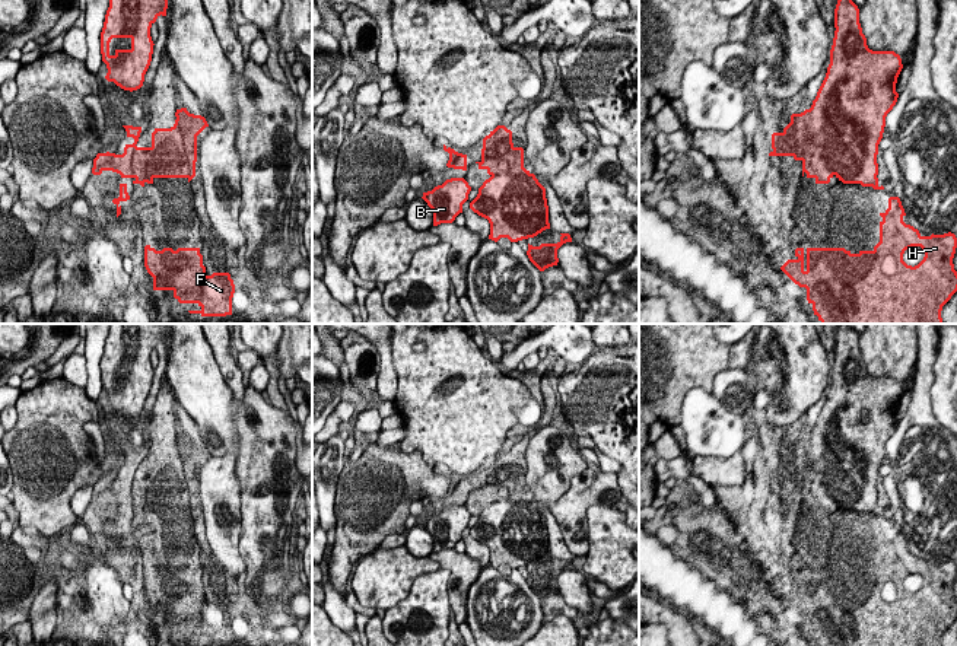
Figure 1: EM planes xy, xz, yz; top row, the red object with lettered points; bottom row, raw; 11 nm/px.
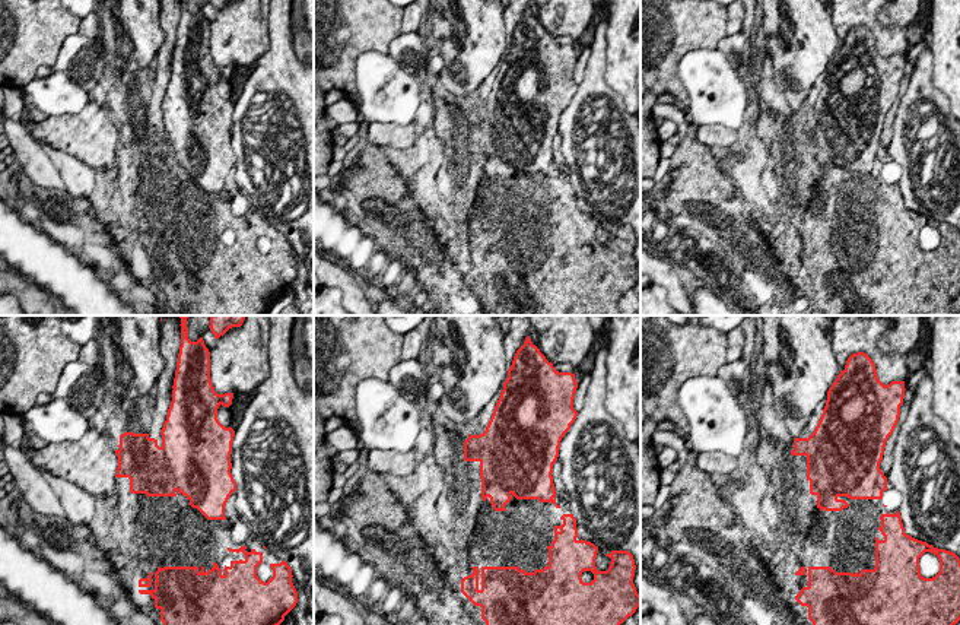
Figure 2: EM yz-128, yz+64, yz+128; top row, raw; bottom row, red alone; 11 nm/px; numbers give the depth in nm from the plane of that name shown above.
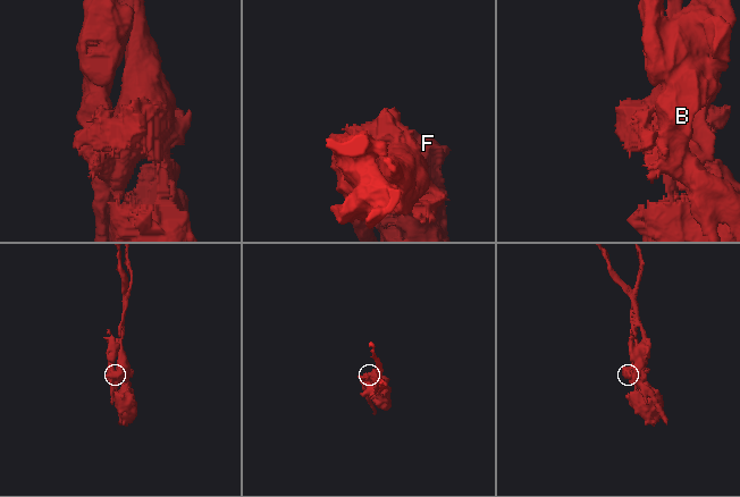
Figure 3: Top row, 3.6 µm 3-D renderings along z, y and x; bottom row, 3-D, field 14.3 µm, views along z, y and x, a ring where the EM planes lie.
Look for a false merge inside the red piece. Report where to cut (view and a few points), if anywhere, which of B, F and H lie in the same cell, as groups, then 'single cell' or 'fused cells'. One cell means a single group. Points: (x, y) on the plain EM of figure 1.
cut in yz along (807, 461), (817, 468), (820, 486), (833, 500); B / F H; fused cells

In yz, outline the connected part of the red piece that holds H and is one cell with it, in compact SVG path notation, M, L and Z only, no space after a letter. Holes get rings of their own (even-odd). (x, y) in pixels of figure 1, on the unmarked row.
M890 524L888 535L880 542L880 569L872 577L852 580L845 575L797 575L797 585L788 586L780 596L807 615L807 627L818 646L942 646L942 633L957 618L956 561L922 563L903 548L906 540L899 524ZM912 573L921 573L925 580L915 594L903 588L904 577Z

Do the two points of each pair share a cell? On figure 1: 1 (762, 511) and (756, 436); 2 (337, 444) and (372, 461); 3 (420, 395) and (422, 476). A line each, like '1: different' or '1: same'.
1: same
2: different
3: different

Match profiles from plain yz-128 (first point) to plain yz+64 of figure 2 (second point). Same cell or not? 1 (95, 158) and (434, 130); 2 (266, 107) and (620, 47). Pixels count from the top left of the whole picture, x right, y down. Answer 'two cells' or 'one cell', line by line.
1: two cells
2: two cells

